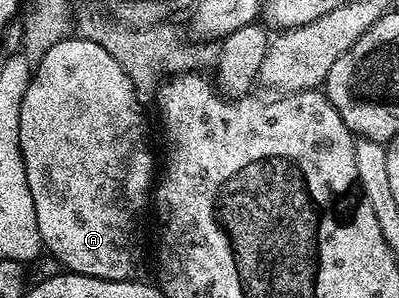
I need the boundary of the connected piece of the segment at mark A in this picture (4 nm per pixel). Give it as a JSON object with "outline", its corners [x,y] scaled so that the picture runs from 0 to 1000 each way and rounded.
{"outline":[[[170,124],[118,168],[103,211],[80,242],[68,312],[58,312],[58,339],[48,366],[48,487],[58,554],[68,581],[68,621],[78,634],[78,674],[88,674],[88,728],[98,742],[98,782],[110,839],[123,842],[155,883],[165,913],[188,923],[226,923],[241,936],[336,933],[333,906],[343,896],[343,842],[333,832],[333,745],[343,718],[376,678],[378,631],[388,614],[388,560],[383,574],[383,520],[373,510],[373,426],[363,416],[366,362],[341,326],[338,299],[318,252],[298,225],[258,154],[238,138],[206,124]]]}

